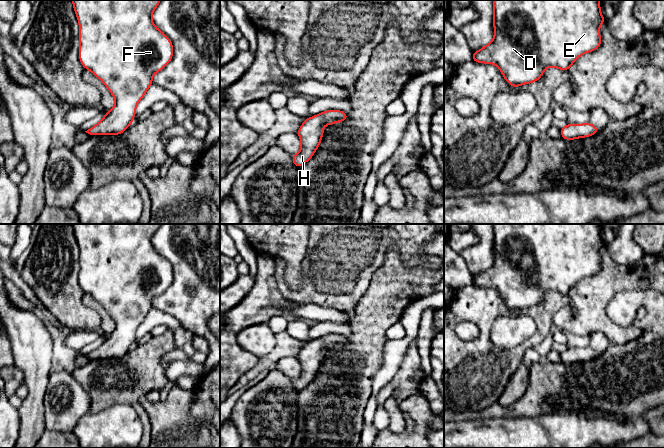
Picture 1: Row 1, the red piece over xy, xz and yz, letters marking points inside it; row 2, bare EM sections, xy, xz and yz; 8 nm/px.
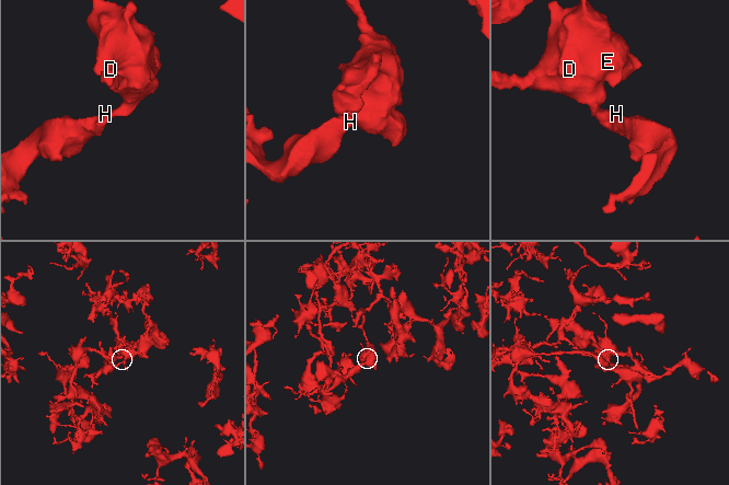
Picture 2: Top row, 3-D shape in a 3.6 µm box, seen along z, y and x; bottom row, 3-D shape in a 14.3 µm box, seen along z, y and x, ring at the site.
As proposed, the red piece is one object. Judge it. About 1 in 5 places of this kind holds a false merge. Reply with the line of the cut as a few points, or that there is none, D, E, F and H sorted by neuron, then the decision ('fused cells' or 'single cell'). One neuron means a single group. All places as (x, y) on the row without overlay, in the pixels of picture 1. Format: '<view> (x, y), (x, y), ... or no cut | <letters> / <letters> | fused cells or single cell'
no cut | D E F H | single cell

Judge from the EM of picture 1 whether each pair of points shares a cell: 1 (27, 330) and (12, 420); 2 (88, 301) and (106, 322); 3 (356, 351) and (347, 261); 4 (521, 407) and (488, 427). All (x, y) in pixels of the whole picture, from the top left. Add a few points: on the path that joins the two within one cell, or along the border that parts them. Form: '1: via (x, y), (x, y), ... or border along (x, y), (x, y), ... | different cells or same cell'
1: border along (16, 408), (19, 414), (19, 431) | different cells
2: via (94, 304), (104, 316) | same cell
3: border along (366, 289), (351, 309) | different cells
4: border along (509, 416), (533, 417) | different cells

